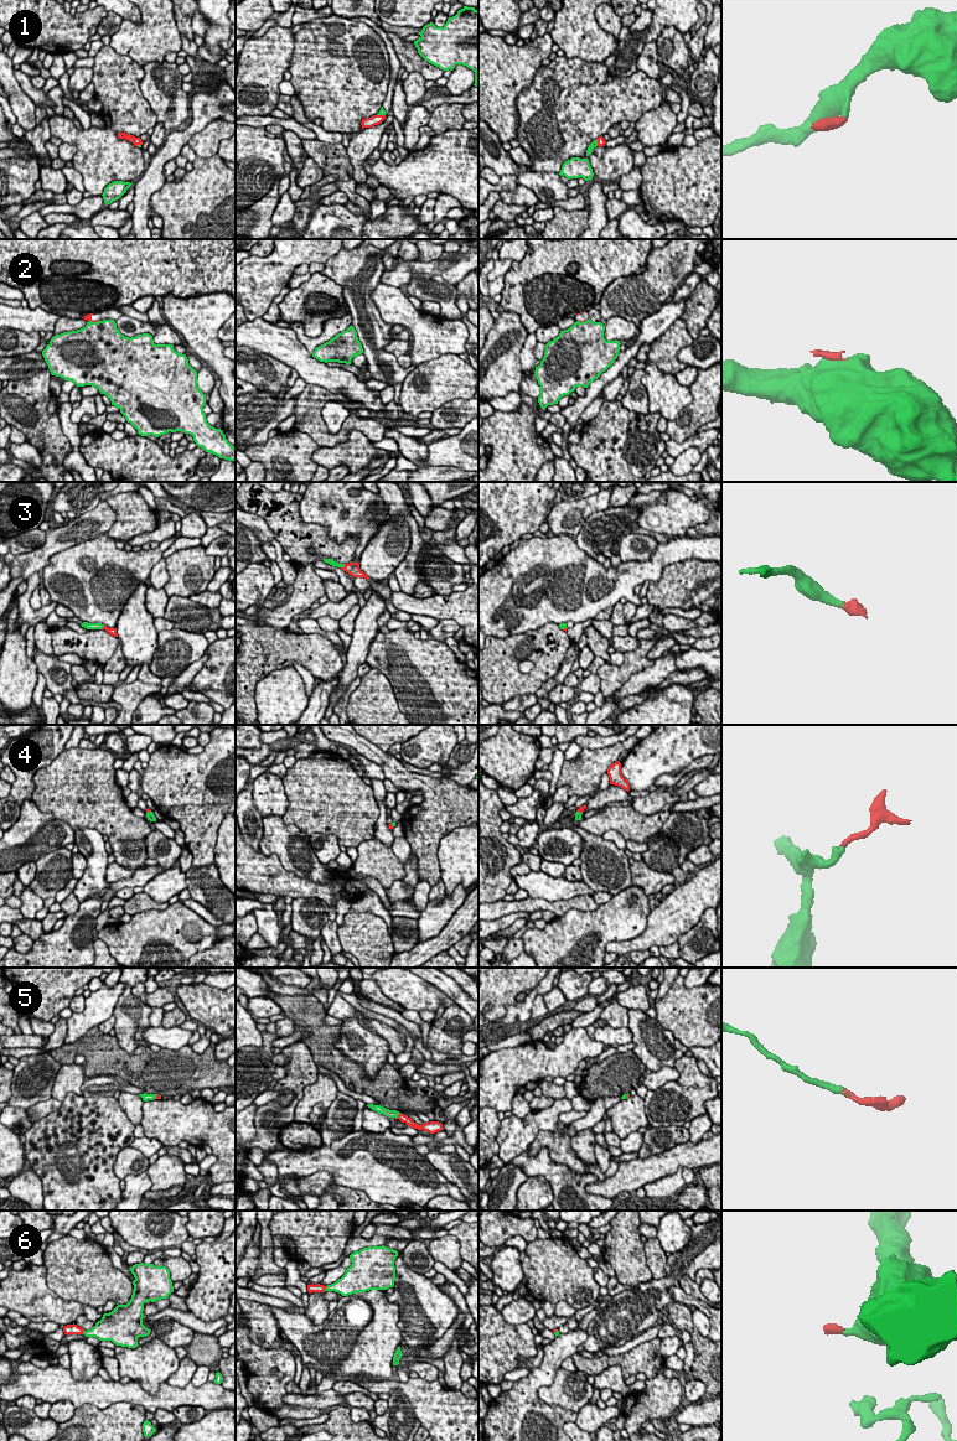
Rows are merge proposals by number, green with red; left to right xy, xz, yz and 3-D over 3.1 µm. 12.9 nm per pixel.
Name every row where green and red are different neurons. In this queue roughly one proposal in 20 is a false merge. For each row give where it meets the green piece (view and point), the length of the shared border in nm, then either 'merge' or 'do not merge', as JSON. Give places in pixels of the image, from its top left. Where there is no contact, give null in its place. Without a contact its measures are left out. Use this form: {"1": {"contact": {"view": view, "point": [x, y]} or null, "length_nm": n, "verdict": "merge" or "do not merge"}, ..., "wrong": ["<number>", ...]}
{"1": {"contact": {"view": "xz", "point": [381, 114]}, "length_nm": 110, "verdict": "merge"}, "2": {"contact": {"view": "xy", "point": [93, 322]}, "length_nm": 140, "verdict": "merge"}, "3": {"contact": {"view": "xz", "point": [342, 566]}, "length_nm": 80, "verdict": "merge"}, "4": {"contact": {"view": "yz", "point": [578, 812]}, "length_nm": 90, "verdict": "merge"}, "5": {"contact": {"view": "xz", "point": [398, 1114]}, "length_nm": 110, "verdict": "merge"}, "6": {"contact": {"view": "xz", "point": [325, 1289]}, "length_nm": 70, "verdict": "merge"}, "wrong": []}

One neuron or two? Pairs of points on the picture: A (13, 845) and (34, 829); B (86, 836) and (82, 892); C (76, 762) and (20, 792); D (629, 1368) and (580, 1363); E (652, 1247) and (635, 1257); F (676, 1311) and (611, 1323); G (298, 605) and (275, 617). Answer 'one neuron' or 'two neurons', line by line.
A: one neuron
B: one neuron
C: two neurons
D: one neuron
E: two neurons
F: two neurons
G: one neuron

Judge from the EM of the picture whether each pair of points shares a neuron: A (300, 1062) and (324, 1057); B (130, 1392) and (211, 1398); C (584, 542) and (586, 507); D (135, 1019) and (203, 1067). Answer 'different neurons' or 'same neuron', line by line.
A: different neurons
B: same neuron
C: different neurons
D: different neurons

